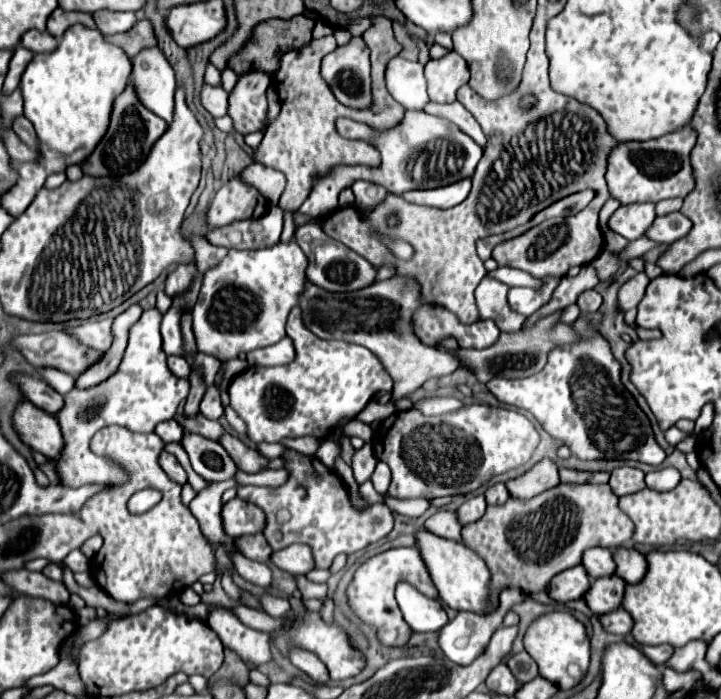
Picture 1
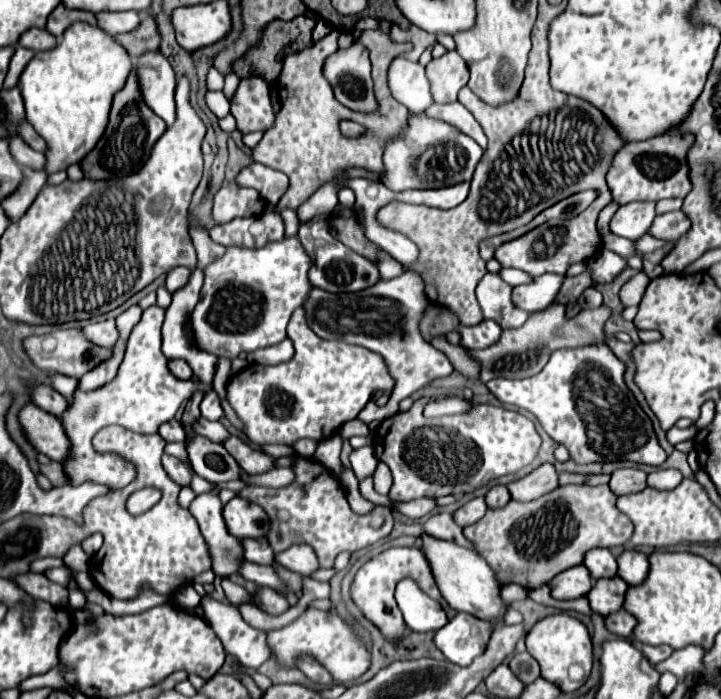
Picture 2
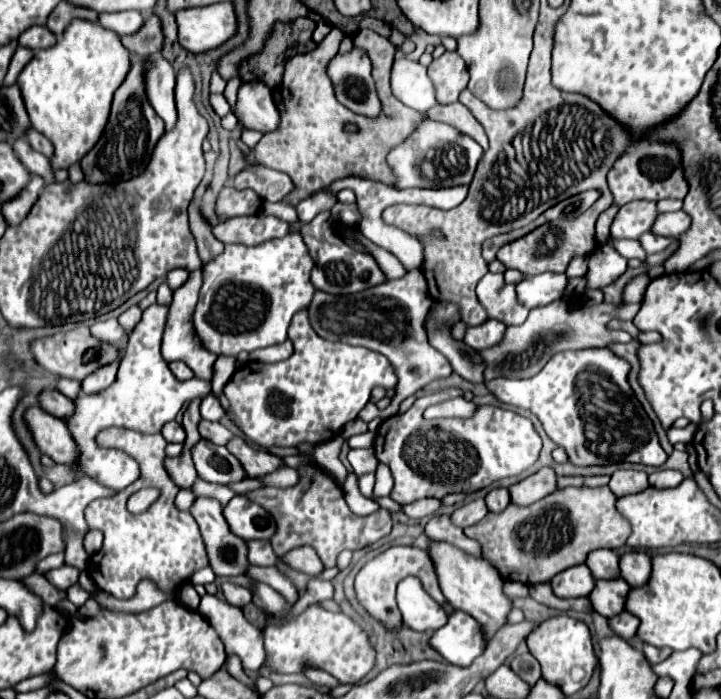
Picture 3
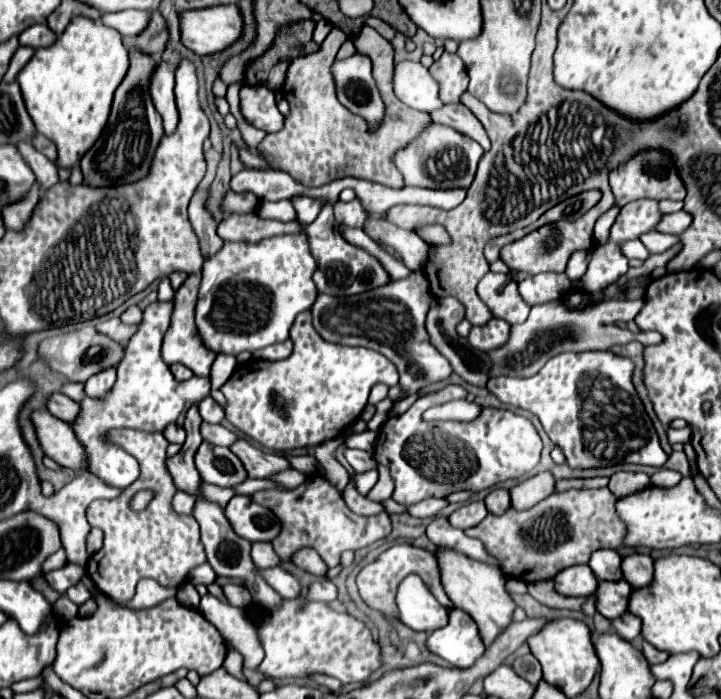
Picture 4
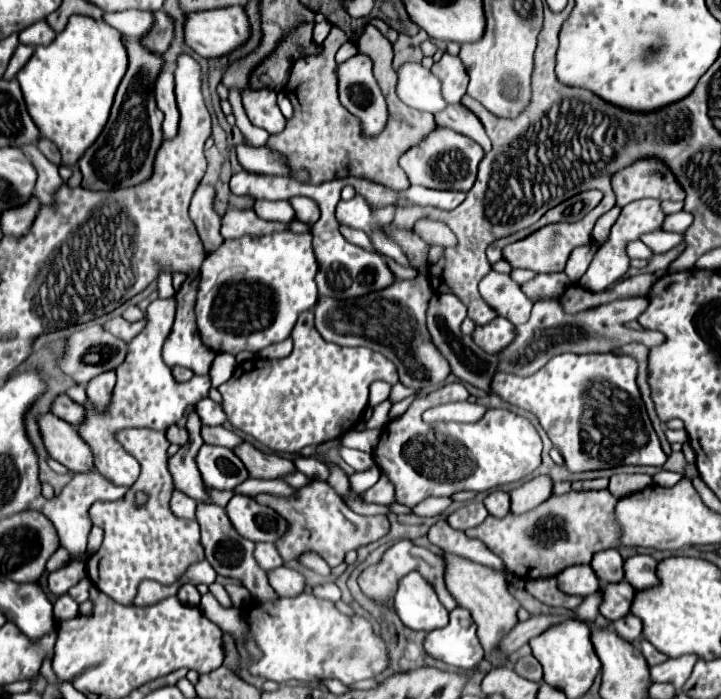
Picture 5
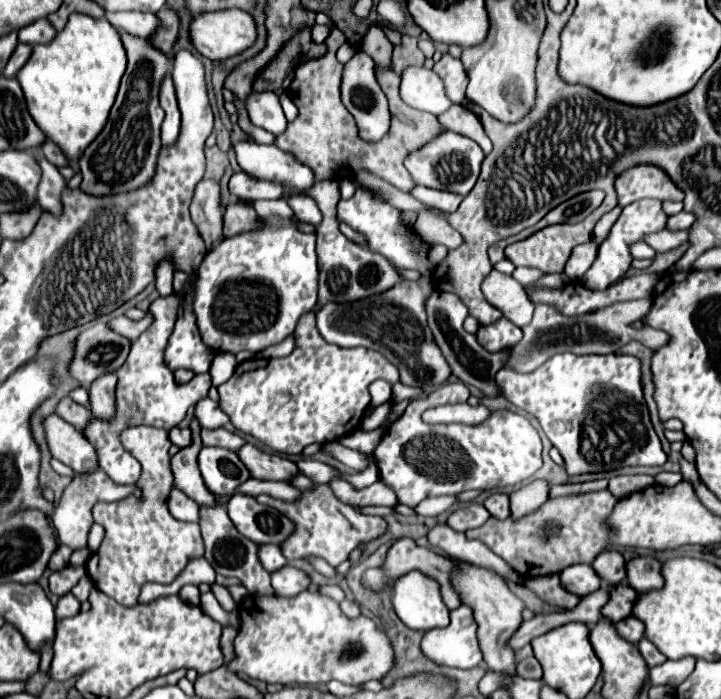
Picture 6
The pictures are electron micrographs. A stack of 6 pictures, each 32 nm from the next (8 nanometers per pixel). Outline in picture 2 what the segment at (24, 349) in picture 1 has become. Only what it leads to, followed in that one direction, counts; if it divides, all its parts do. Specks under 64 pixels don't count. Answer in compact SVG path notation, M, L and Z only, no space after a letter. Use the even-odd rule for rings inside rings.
M80 328L56 330L56 332L46 334L46 336L26 338L24 340L24 348L26 348L30 360L34 362L34 366L38 366L40 370L46 370L50 374L72 376L76 380L80 380L86 372L94 370L94 366L110 360L110 356L112 356L112 348L102 348L102 346L90 344L90 340L86 340L84 332Z

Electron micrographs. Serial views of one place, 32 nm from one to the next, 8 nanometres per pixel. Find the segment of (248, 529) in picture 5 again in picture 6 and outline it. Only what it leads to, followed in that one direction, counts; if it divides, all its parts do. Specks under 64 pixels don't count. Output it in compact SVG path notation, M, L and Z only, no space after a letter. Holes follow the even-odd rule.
M234 494L228 504L228 516L246 538L256 544L276 544L286 542L294 532L294 522L280 514L276 508L260 504L254 496Z

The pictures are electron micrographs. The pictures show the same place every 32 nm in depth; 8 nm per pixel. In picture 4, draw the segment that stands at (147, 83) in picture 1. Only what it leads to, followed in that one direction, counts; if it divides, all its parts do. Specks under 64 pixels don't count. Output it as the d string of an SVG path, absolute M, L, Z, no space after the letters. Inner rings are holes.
M166 62L158 64L150 84L150 94L156 110L164 118L164 134L174 134L178 126L178 108L174 100L174 68L170 68Z

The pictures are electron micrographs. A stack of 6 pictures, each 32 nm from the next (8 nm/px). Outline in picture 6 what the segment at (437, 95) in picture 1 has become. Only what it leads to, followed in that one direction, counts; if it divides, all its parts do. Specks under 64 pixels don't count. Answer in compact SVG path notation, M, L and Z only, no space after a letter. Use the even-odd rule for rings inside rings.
M444 54L442 60L434 64L434 72L444 80L448 98L452 102L462 102L464 90L466 90L466 84L468 84L468 76L462 68L462 62L452 58L450 54Z

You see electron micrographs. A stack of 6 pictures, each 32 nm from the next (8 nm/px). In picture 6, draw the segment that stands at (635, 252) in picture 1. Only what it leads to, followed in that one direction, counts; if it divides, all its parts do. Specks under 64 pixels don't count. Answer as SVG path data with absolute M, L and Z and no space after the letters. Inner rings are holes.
M662 230L662 232L654 232L654 234L646 236L644 242L650 244L656 252L668 252L668 250L672 250L672 248L688 242L688 236L690 236L688 230L678 230L678 232L674 232L674 230Z

